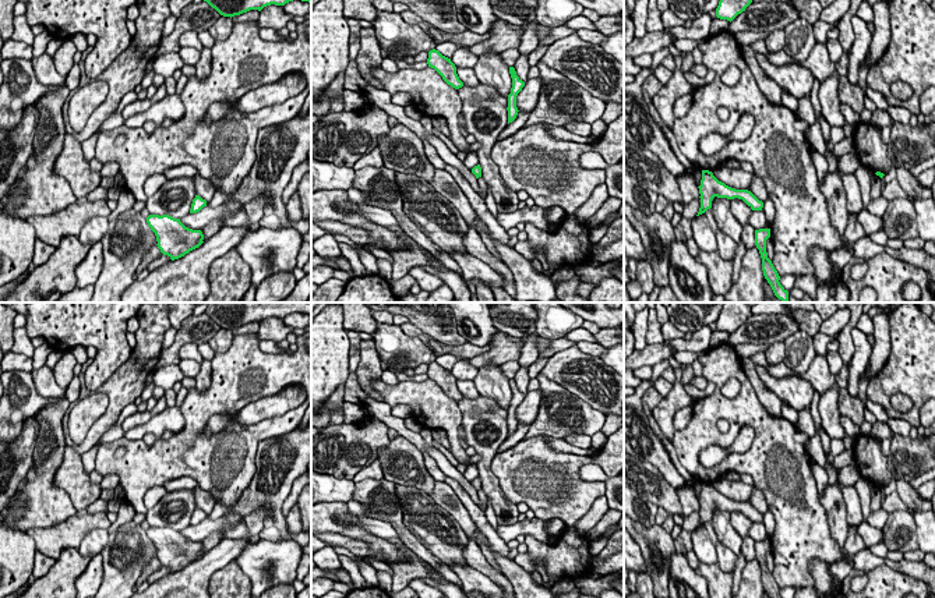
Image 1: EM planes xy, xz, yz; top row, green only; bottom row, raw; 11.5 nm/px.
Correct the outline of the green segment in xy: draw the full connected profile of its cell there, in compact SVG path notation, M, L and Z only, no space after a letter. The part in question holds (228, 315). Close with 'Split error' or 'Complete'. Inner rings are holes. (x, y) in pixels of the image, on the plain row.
M207 302L207 314L223 329L234 329L250 322L261 323L275 316L301 312L311 315L311 302Z. Complete

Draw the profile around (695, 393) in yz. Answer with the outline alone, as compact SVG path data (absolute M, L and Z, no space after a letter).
M710 381L708 382L708 386L705 390L699 390L698 388L695 388L692 385L685 385L684 388L685 388L687 393L691 396L694 403L699 399L710 396L716 390L716 385Z

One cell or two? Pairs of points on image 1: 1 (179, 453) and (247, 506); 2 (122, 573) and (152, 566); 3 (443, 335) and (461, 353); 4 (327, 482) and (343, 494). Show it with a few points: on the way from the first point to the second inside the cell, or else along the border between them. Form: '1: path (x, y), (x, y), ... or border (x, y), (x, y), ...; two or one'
1: border (256, 470), (251, 482), (232, 505), (217, 503); two
2: border (155, 556), (147, 565), (137, 583); two
3: border (424, 332), (447, 344), (462, 344), (466, 342); two
4: path (331, 487), (339, 491); one

